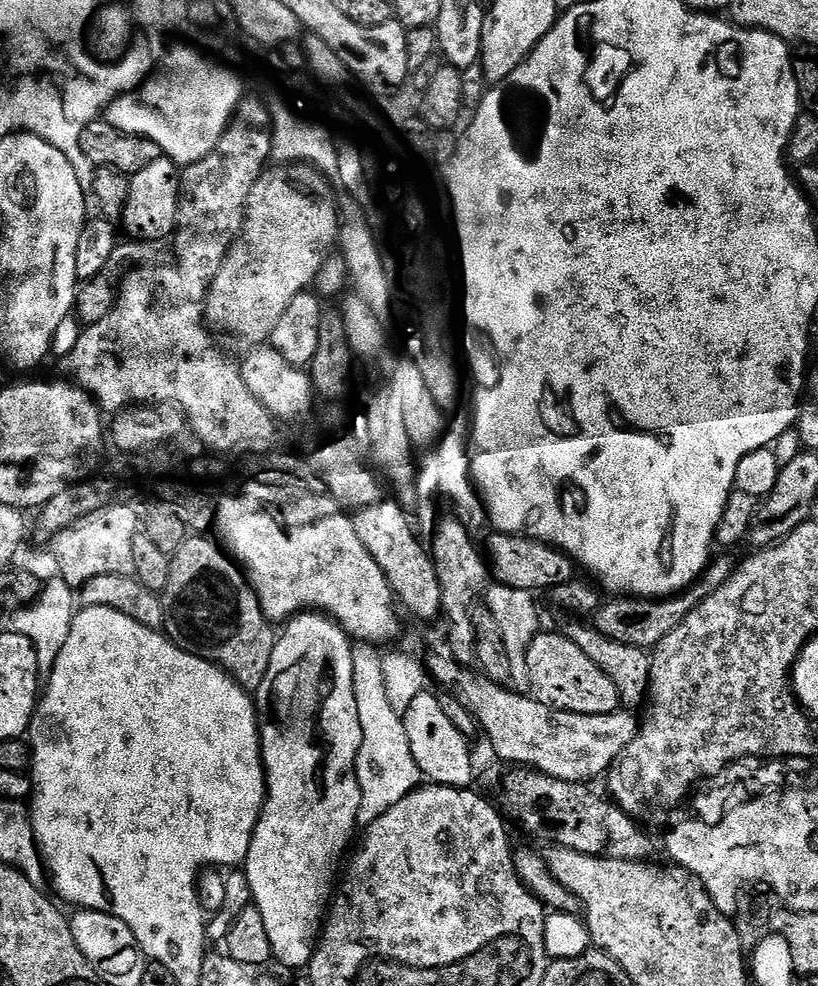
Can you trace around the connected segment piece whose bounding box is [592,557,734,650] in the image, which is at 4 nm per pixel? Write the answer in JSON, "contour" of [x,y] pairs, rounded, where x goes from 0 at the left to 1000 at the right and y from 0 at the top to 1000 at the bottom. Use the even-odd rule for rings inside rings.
{"contour":[[[877,565],[862,576],[862,581],[850,592],[829,603],[806,610],[784,610],[773,606],[753,606],[735,614],[732,620],[724,626],[724,634],[730,641],[738,643],[762,654],[795,659],[814,647],[820,640],[826,639],[844,623],[875,597],[880,597],[891,588],[897,579],[897,571],[890,566]]]}

